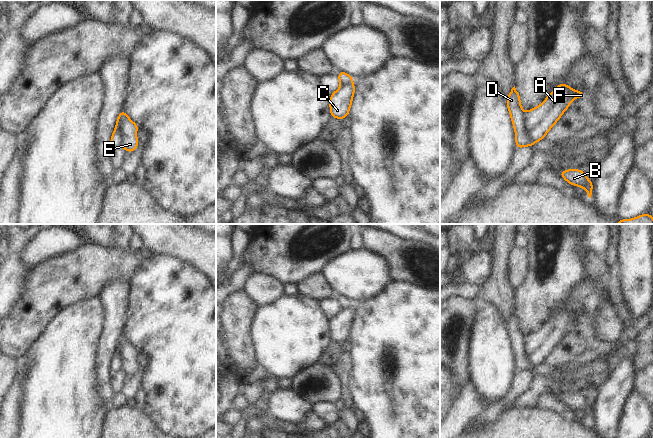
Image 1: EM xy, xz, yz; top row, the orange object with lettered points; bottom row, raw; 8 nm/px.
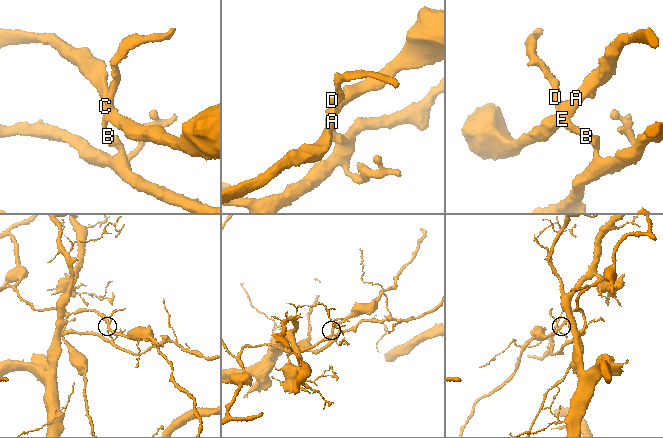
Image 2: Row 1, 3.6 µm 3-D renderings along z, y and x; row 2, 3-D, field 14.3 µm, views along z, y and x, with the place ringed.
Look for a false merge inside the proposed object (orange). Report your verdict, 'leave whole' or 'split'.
split

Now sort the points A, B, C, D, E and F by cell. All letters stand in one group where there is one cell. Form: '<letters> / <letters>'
A C E F / B D

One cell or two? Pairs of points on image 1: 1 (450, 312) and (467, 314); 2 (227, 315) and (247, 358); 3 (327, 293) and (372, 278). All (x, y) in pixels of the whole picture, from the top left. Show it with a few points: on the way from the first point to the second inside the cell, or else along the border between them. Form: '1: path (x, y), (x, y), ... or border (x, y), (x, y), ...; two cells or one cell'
1: path (454, 313), (463, 314); one cell
2: path (236, 326), (236, 339), (239, 347); one cell
3: border (320, 272), (326, 281), (340, 294); two cells

